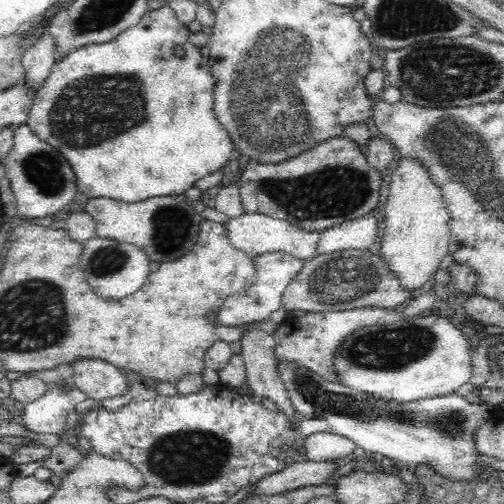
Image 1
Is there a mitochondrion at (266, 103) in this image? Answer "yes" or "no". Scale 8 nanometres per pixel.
yes

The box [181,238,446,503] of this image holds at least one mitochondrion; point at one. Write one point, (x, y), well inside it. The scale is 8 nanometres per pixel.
(393, 349)

